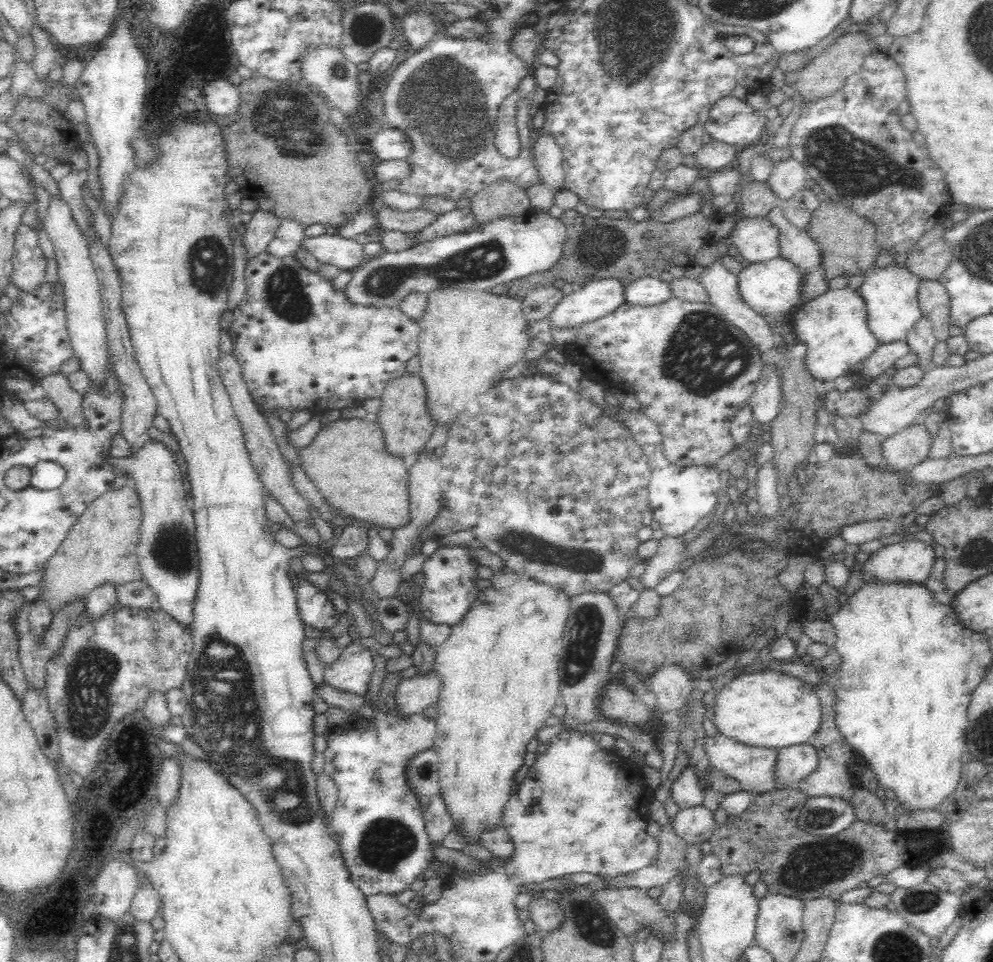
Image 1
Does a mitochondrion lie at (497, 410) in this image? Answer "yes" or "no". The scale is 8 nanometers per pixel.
no

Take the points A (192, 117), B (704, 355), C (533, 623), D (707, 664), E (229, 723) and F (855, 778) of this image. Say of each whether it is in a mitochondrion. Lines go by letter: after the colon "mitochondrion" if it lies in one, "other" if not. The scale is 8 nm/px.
A: other
B: mitochondrion
C: other
D: other
E: mitochondrion
F: other

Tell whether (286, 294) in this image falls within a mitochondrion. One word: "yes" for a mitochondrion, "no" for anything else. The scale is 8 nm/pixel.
yes

